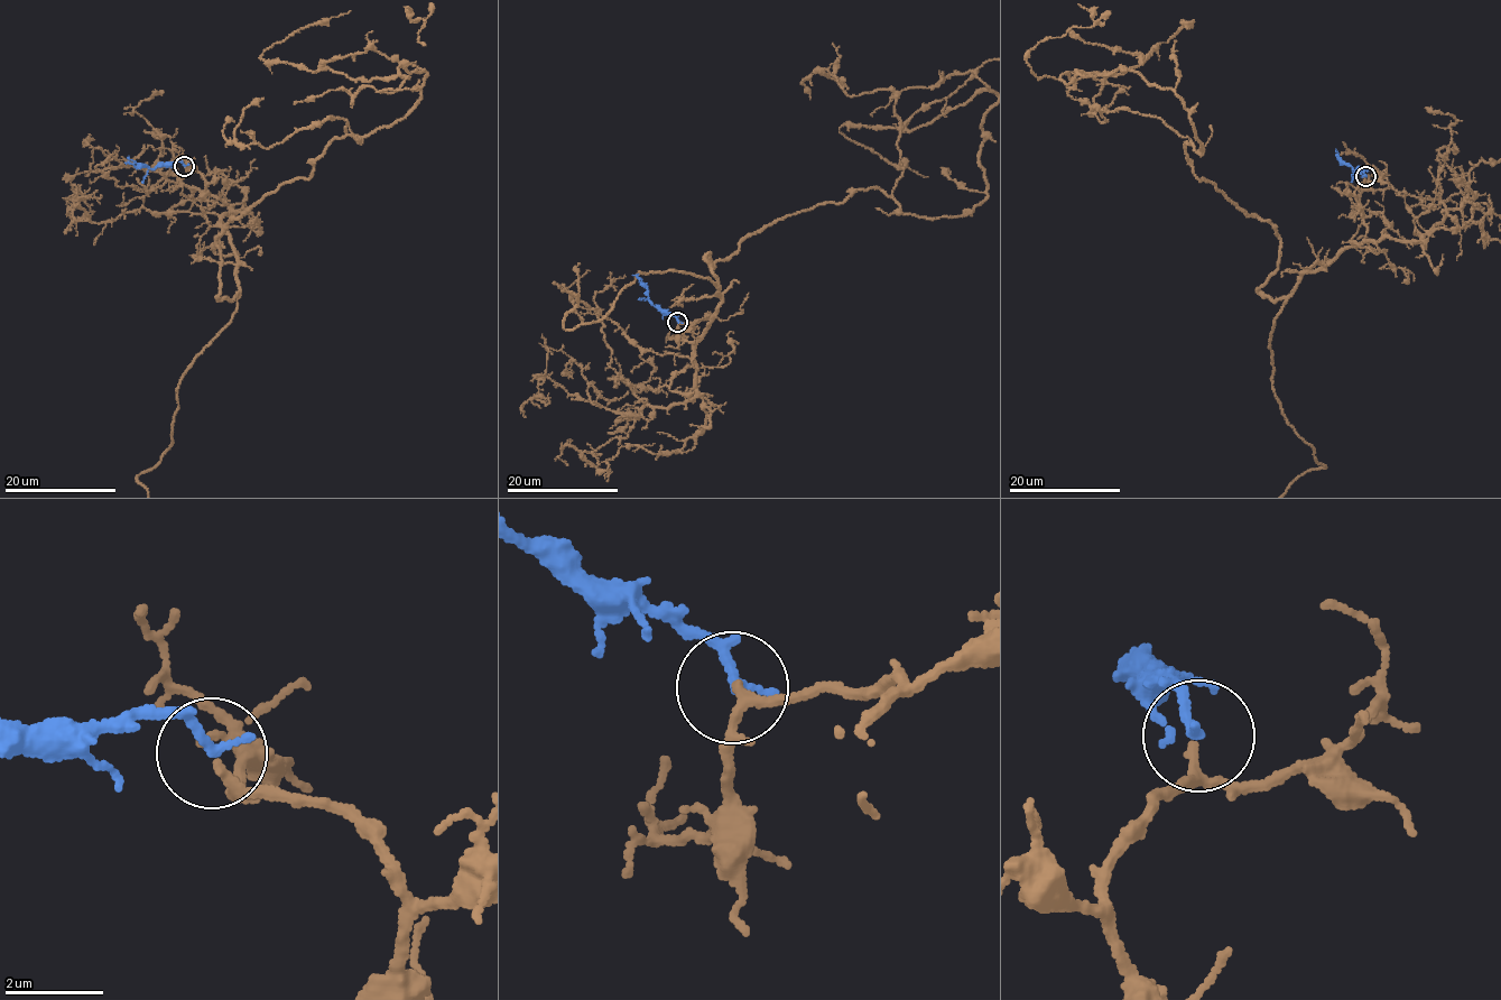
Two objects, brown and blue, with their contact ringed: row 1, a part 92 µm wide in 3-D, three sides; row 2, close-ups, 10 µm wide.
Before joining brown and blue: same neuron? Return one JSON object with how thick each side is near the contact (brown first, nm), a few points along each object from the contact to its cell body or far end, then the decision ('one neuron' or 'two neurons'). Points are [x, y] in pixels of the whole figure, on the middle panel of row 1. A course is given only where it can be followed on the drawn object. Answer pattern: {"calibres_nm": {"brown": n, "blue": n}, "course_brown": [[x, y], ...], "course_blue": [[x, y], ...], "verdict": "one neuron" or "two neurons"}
{"calibres_nm": {"brown": 170, "blue": 240}, "course_brown": [[678, 322], [696, 321], [694, 342], [713, 283], [637, 275], [566, 329], [577, 295]], "course_blue": [[678, 322], [675, 316], [663, 313], [652, 304], [647, 289], [632, 275]], "verdict": "one neuron"}

